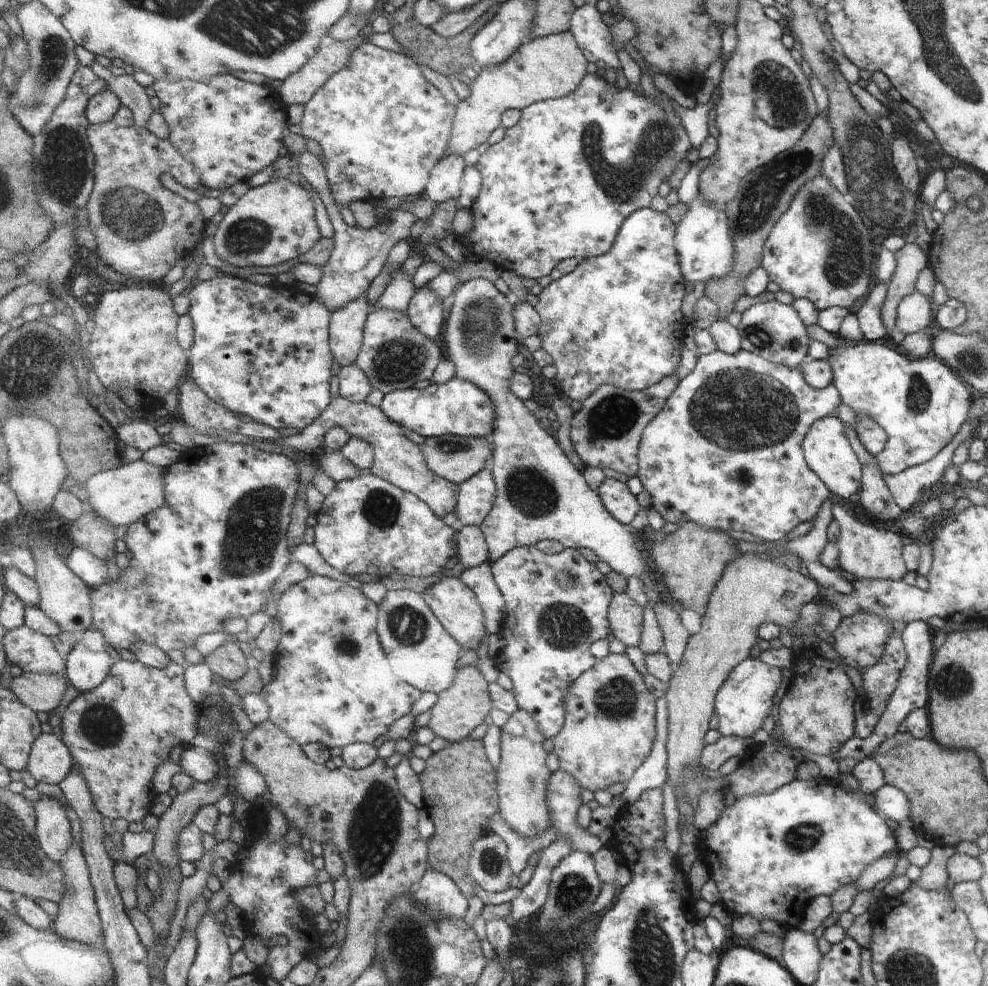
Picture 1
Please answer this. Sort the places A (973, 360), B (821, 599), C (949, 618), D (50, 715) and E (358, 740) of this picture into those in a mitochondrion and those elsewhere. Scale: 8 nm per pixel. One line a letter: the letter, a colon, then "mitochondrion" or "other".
A: mitochondrion
B: other
C: other
D: other
E: other

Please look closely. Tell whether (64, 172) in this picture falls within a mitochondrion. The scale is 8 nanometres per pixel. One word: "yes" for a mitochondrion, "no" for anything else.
yes

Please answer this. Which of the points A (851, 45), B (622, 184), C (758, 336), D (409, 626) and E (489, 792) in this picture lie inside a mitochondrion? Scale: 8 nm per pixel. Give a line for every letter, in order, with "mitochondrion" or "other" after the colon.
A: other
B: mitochondrion
C: mitochondrion
D: mitochondrion
E: other

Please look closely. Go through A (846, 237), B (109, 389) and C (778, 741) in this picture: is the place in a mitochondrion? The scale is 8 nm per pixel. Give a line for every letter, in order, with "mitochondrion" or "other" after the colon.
A: mitochondrion
B: other
C: other

